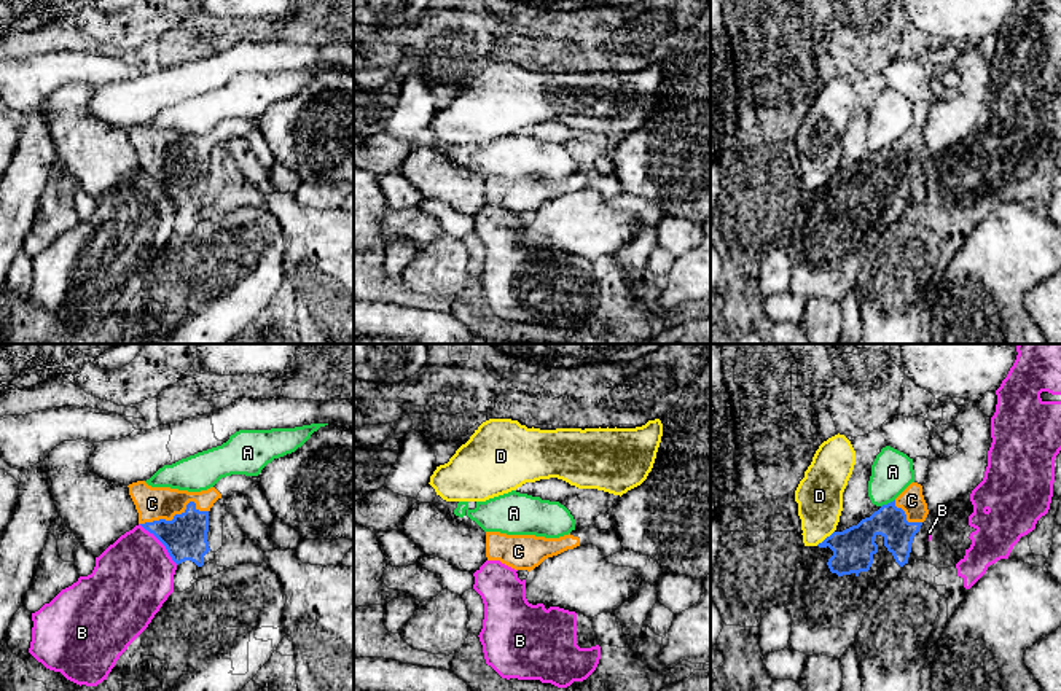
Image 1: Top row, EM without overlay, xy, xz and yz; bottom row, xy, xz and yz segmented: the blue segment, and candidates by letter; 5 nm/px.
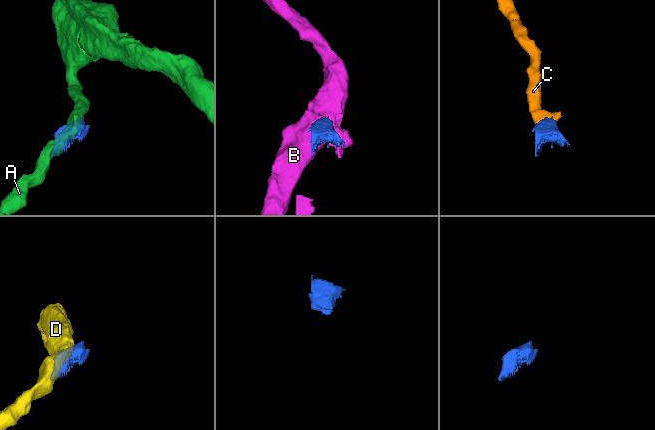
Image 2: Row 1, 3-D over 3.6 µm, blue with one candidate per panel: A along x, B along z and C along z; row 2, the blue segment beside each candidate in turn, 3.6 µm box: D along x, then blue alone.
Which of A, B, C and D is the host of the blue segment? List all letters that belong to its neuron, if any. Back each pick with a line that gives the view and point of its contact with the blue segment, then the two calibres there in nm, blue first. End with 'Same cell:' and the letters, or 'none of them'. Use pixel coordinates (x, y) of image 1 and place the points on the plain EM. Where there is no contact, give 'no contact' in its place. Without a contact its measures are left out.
C: xy (176, 158) | 220/170 nm
Same cell: C

